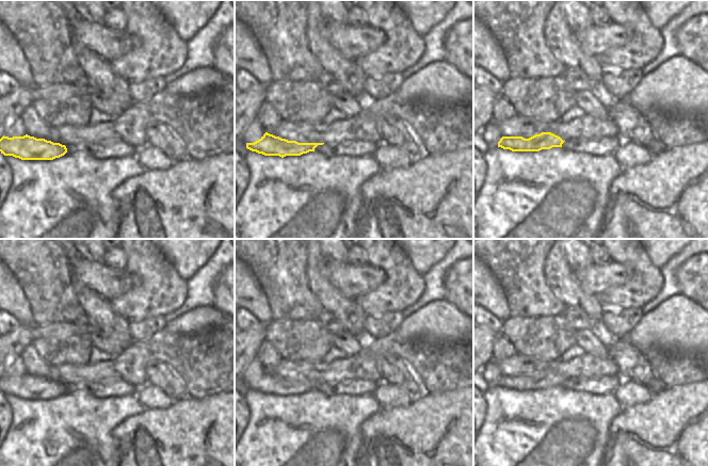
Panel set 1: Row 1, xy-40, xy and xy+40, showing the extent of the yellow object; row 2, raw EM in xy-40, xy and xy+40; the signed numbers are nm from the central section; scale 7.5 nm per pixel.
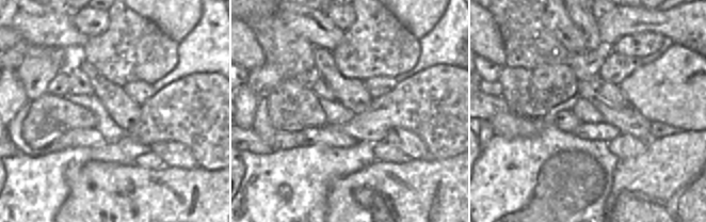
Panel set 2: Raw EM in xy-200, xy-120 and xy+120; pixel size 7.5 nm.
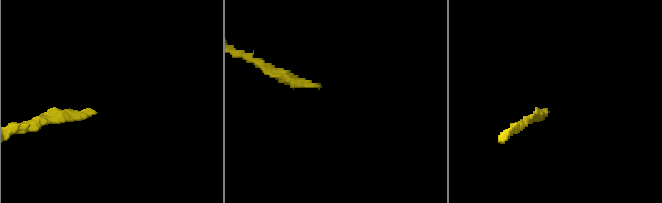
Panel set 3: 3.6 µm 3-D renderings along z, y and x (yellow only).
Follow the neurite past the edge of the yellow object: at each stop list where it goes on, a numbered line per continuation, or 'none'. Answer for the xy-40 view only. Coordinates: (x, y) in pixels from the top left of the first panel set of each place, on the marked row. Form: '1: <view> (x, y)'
none

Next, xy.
none

